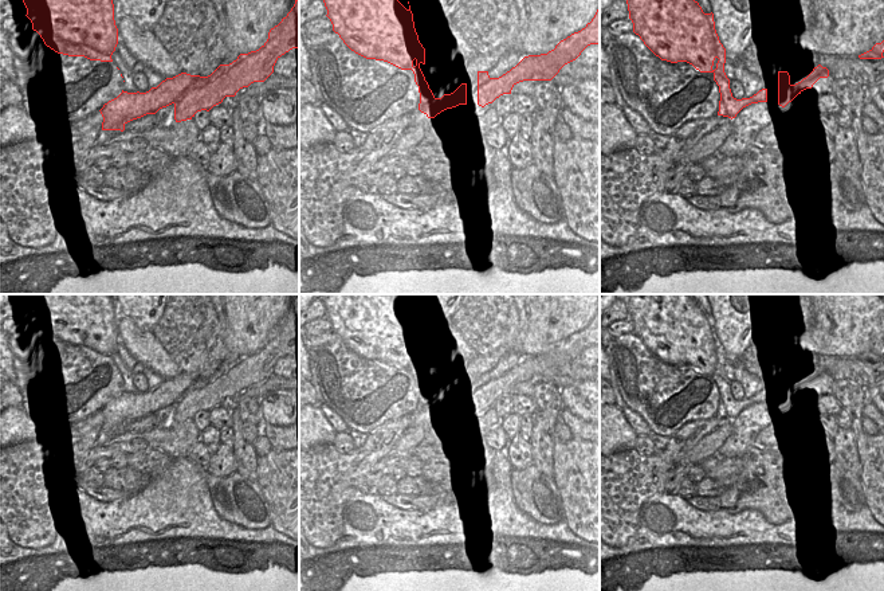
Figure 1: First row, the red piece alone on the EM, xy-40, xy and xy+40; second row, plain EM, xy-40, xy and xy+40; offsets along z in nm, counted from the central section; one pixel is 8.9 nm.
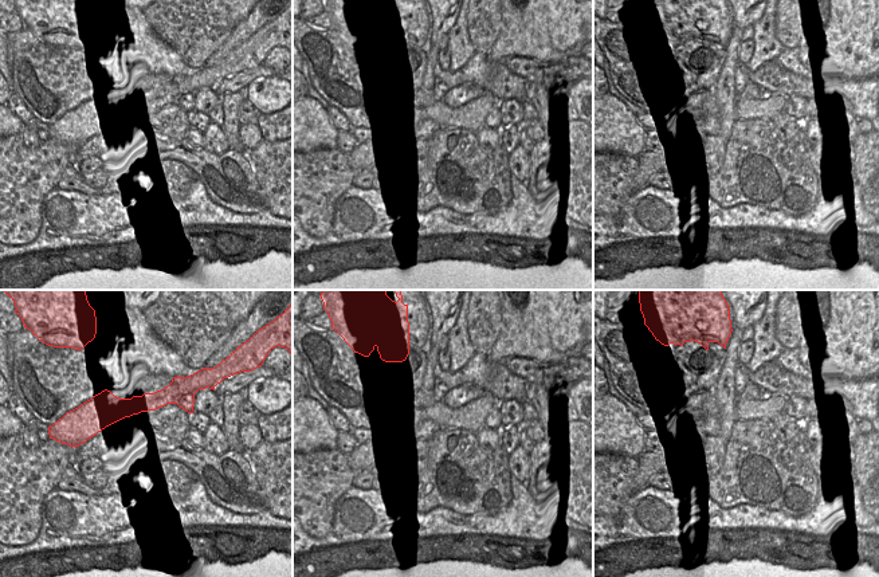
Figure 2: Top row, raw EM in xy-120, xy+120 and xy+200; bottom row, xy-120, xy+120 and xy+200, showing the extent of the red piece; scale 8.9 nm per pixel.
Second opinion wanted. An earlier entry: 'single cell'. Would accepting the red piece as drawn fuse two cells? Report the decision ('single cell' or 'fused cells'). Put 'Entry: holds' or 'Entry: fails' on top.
Entry: fails
fused cells

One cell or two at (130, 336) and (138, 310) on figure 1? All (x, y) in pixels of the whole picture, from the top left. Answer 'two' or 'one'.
one

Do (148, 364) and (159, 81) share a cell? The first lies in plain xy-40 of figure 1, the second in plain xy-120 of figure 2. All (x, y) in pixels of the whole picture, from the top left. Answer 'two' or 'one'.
one

